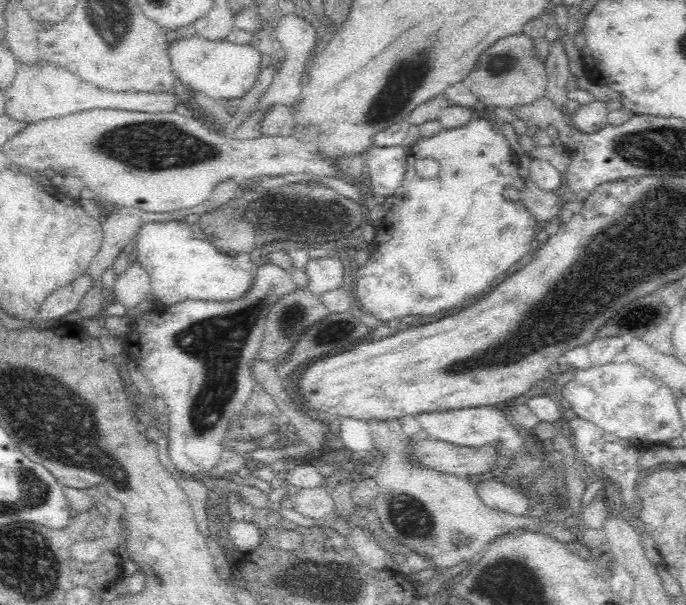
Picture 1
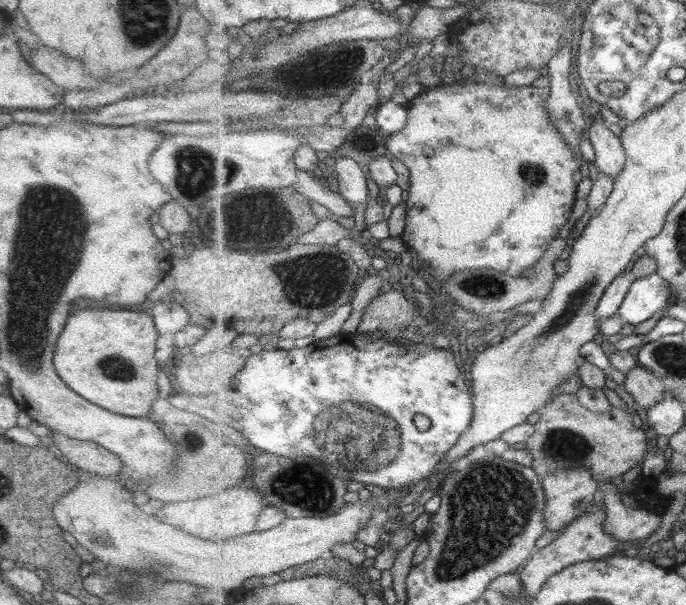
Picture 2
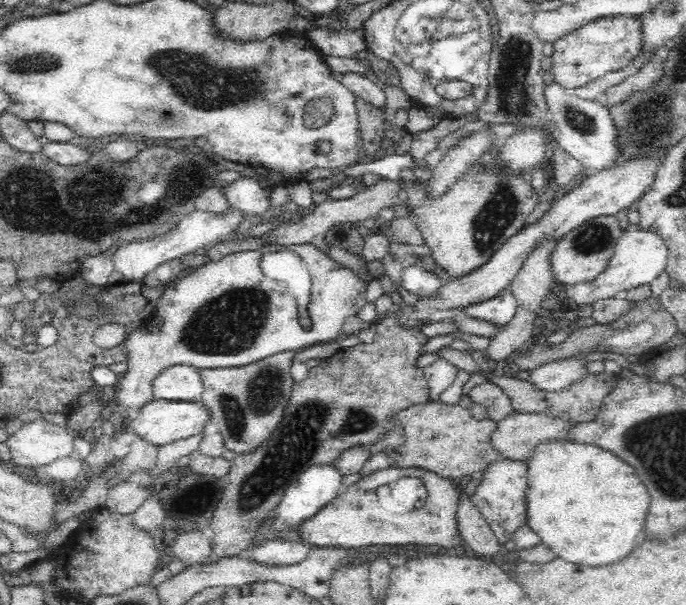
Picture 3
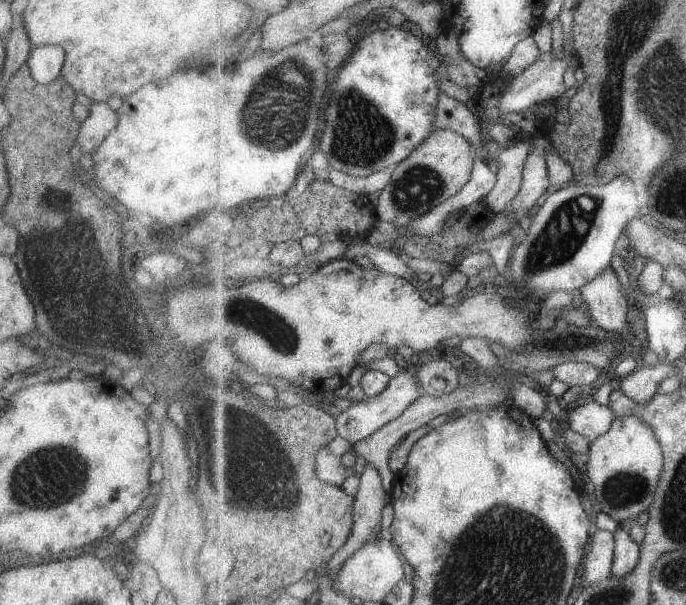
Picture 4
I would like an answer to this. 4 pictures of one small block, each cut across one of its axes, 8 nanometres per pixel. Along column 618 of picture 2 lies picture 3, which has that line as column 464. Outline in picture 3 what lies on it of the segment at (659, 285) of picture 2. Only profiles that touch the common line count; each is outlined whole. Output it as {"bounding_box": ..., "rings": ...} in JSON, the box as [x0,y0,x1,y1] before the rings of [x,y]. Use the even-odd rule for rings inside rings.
{"bounding_box":[464,290,517,330],"rings":[[[501,290],[500,294],[488,302],[468,306],[464,314],[490,322],[498,323],[499,330],[504,326],[517,311],[517,300],[510,290]]]}

